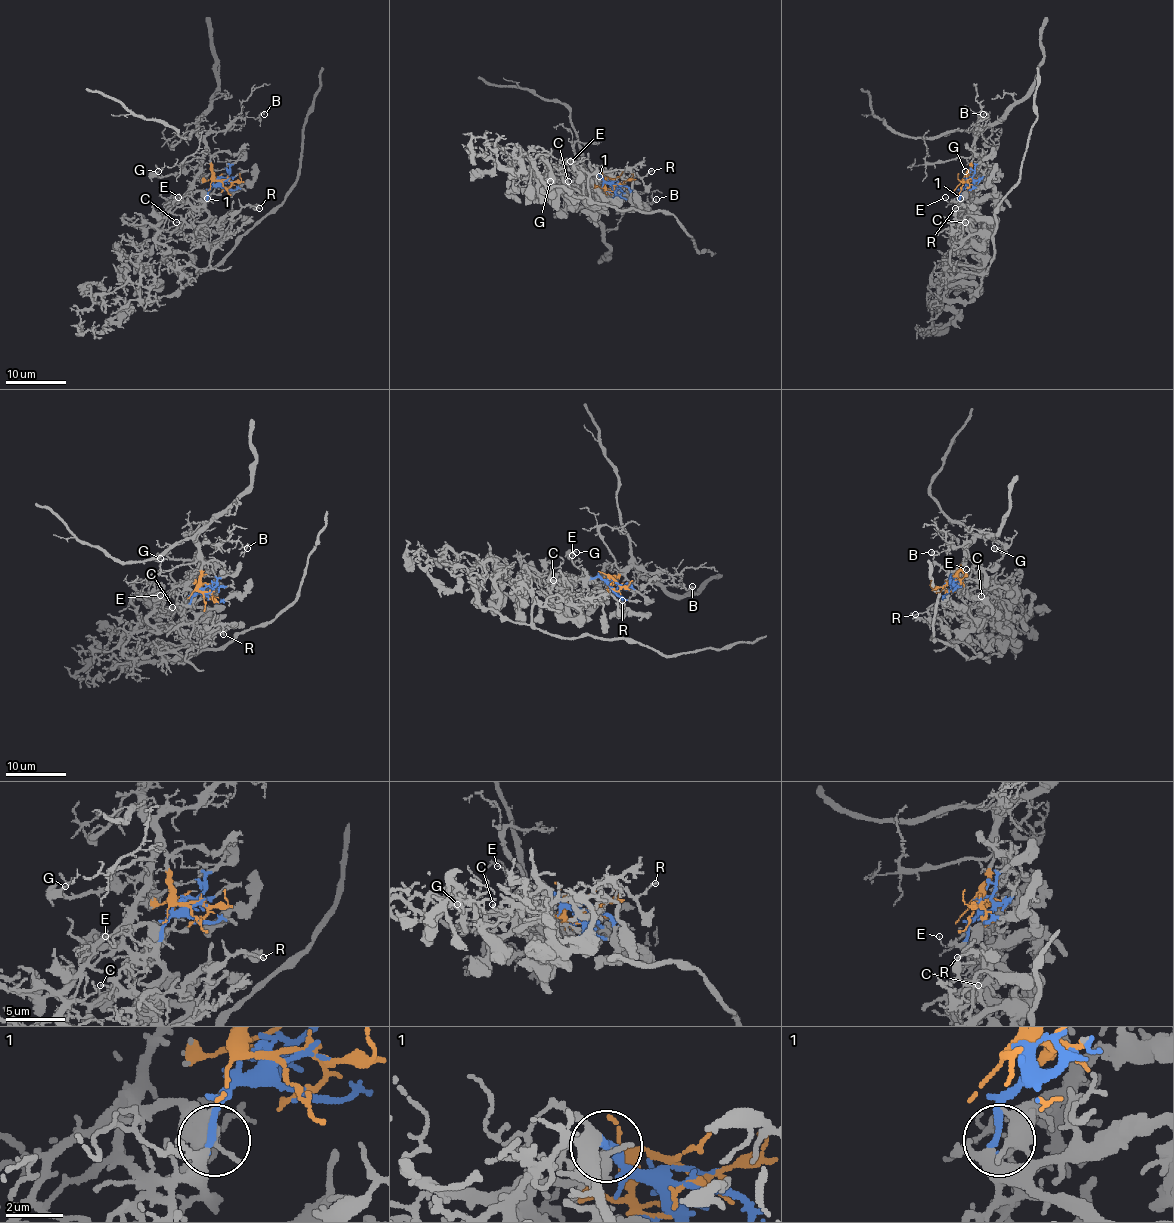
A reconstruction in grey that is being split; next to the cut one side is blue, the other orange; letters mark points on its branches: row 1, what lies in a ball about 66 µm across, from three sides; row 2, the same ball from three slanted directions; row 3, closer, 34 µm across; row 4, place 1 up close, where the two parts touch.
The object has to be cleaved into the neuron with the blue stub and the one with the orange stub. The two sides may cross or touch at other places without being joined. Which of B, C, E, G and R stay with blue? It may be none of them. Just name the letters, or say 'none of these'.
C, E, R

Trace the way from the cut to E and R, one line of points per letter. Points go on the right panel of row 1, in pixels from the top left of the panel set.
E: (965, 181), (965, 187), (956, 200), (953, 200), (957, 196), (948, 202), (945, 197)
R: (965, 181), (962, 203), (978, 216), (972, 228), (987, 231), (968, 231), (956, 217), (960, 205), (954, 208)

